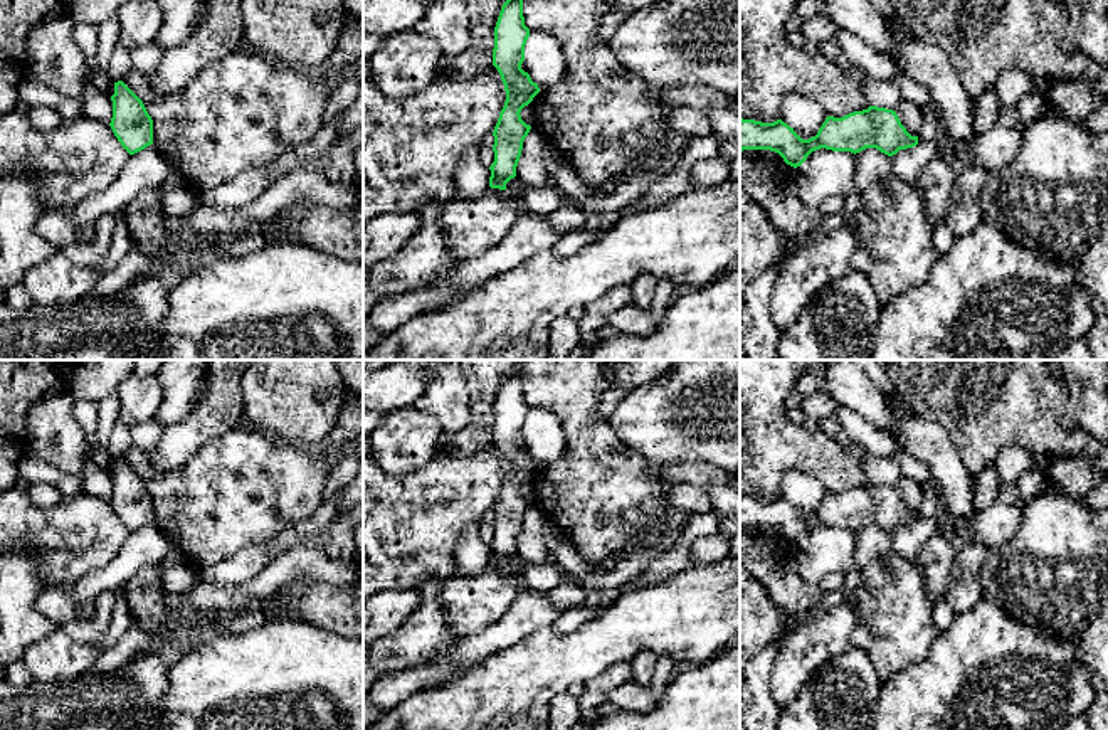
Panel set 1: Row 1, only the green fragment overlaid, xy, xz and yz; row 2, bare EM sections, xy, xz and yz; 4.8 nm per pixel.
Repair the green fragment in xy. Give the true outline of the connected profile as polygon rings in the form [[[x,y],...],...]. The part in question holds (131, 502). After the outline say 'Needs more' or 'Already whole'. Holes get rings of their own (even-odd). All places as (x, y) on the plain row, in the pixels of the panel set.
[[[114,459],[111,506],[121,523],[135,532],[153,521],[153,496],[143,478],[123,459]]]. Already whole

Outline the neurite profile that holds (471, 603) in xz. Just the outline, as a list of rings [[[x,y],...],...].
[[[489,563],[481,574],[446,579],[439,597],[449,629],[466,637],[499,621],[521,589],[521,579],[508,567]]]

